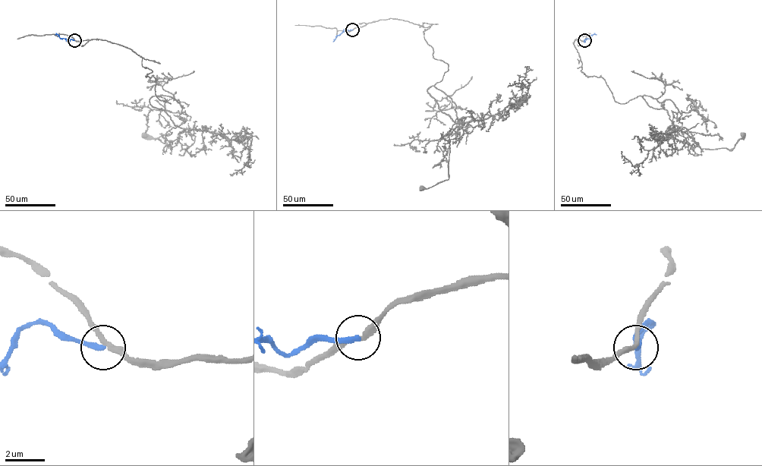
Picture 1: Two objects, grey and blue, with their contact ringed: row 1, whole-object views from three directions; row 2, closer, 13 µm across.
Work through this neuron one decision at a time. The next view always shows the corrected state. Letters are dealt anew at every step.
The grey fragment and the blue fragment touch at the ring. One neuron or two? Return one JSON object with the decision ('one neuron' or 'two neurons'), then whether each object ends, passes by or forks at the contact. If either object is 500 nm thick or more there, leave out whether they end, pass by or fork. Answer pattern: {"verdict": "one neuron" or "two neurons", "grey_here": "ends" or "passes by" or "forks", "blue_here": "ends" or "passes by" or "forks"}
{"verdict": "two neurons", "grey_here": "passes by", "blue_here": "ends"}

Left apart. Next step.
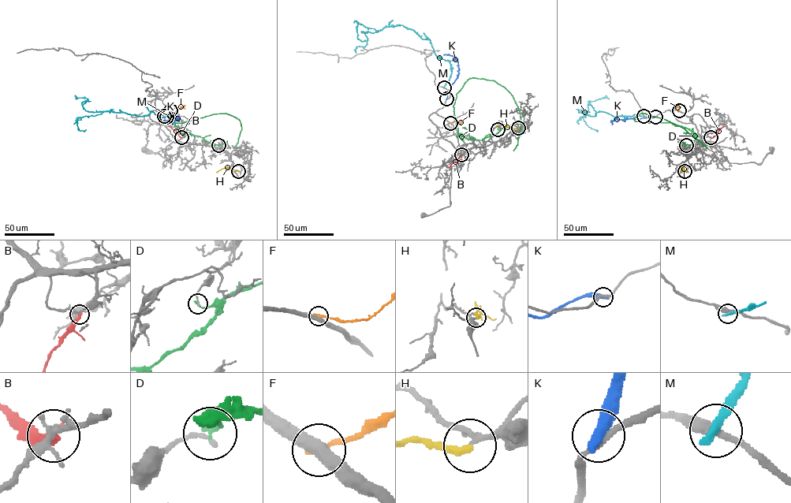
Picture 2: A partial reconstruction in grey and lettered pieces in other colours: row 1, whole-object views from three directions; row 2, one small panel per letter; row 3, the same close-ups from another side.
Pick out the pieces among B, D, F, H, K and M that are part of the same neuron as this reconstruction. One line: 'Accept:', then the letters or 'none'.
Accept: none

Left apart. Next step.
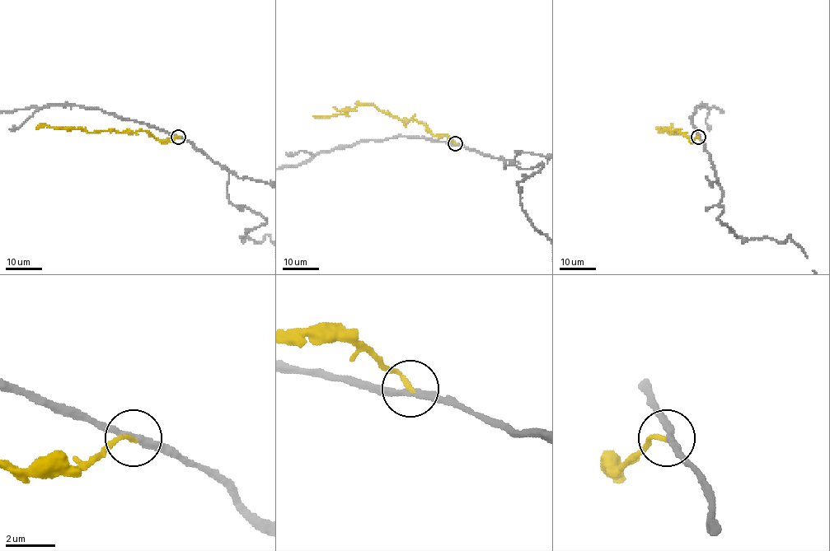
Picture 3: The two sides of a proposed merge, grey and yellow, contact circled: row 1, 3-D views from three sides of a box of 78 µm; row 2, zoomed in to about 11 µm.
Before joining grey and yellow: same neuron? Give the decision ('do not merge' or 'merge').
do not merge

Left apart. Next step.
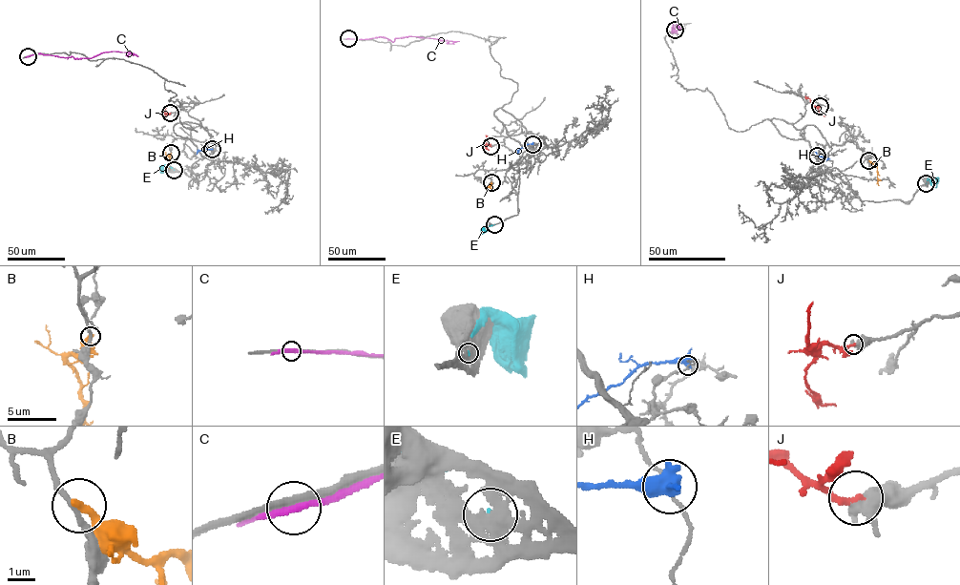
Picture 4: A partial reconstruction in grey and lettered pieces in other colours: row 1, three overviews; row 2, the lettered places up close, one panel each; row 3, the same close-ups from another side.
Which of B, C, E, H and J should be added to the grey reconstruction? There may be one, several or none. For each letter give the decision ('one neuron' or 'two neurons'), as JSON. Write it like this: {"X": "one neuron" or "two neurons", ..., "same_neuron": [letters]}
{"B": "two neurons", "C": "two neurons", "E": "two neurons", "H": "two neurons", "J": "one neuron", "same_neuron": ["J"]}

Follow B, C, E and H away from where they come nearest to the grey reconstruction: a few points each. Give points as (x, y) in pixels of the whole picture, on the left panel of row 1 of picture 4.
B: (171, 153), (166, 171)
C: (28, 56), (43, 53), (79, 59), (115, 51), (133, 53), (128, 56)
E: (174, 170), (166, 166), (160, 172)
H: (212, 149), (198, 150), (197, 154)

